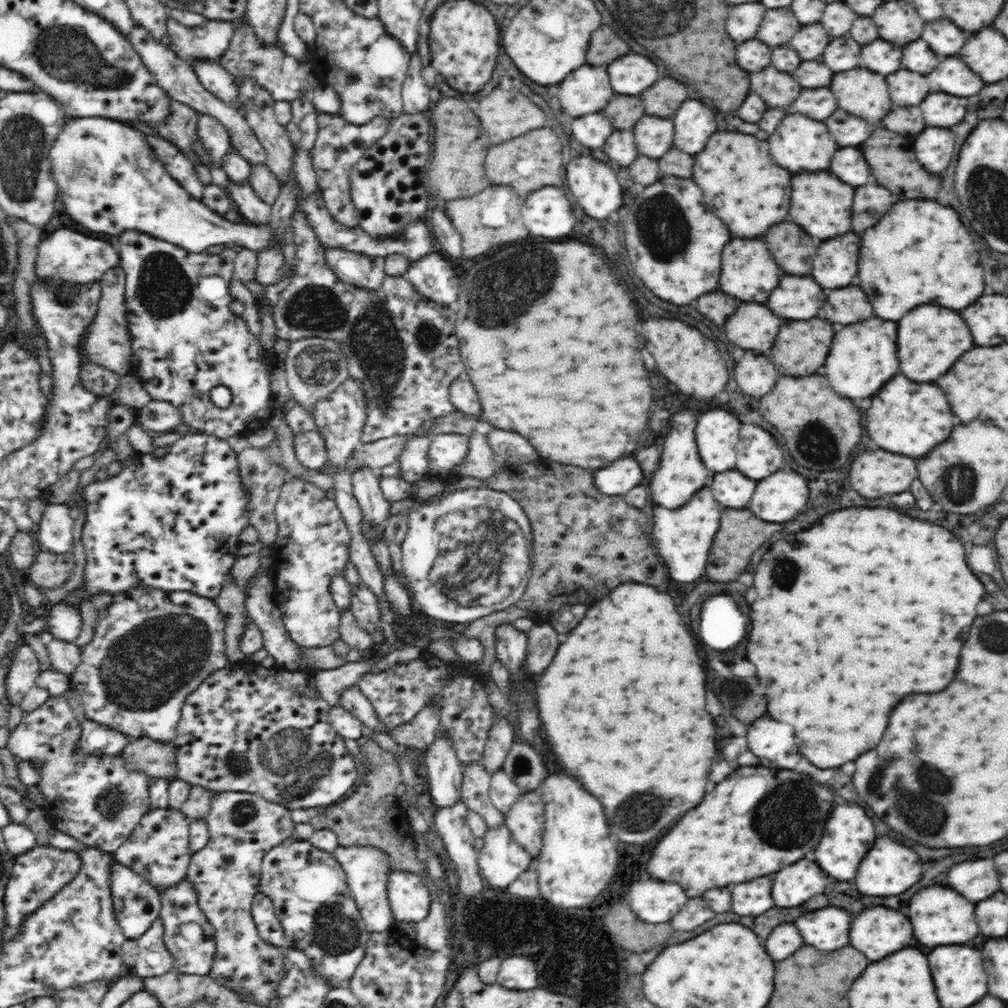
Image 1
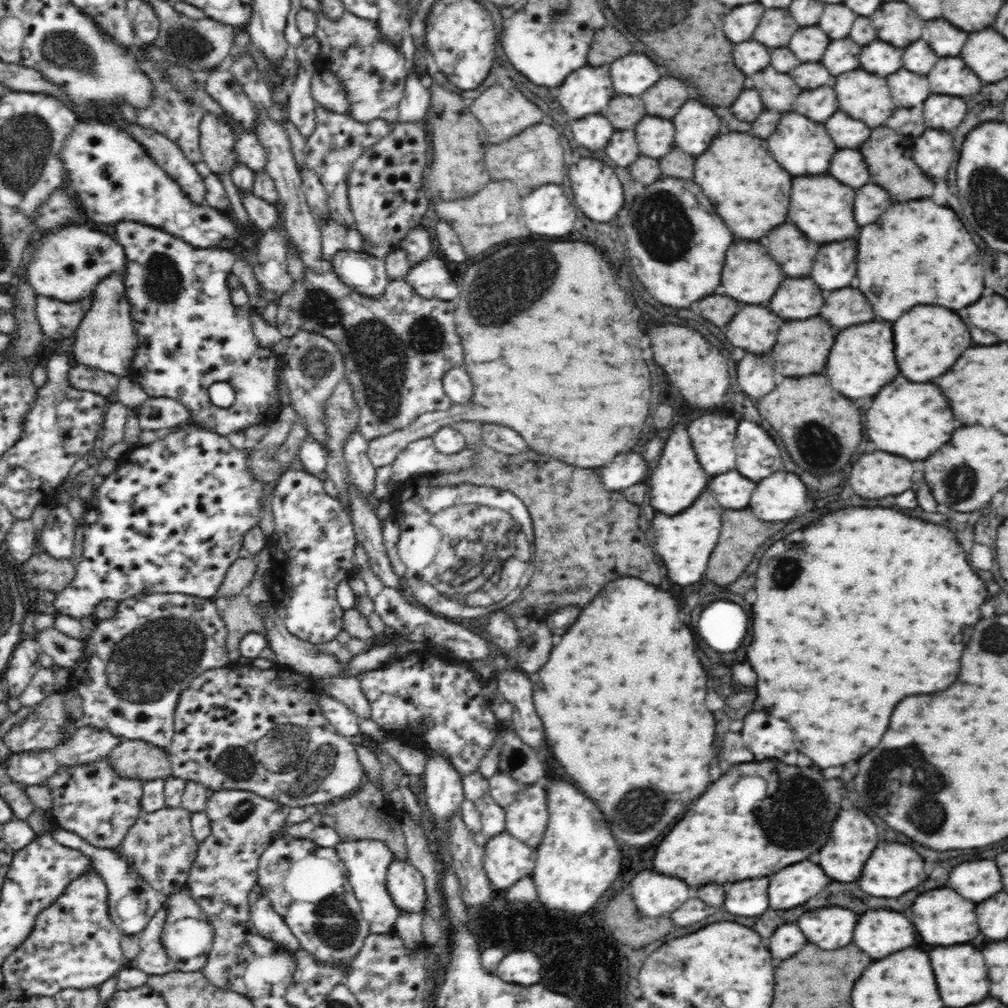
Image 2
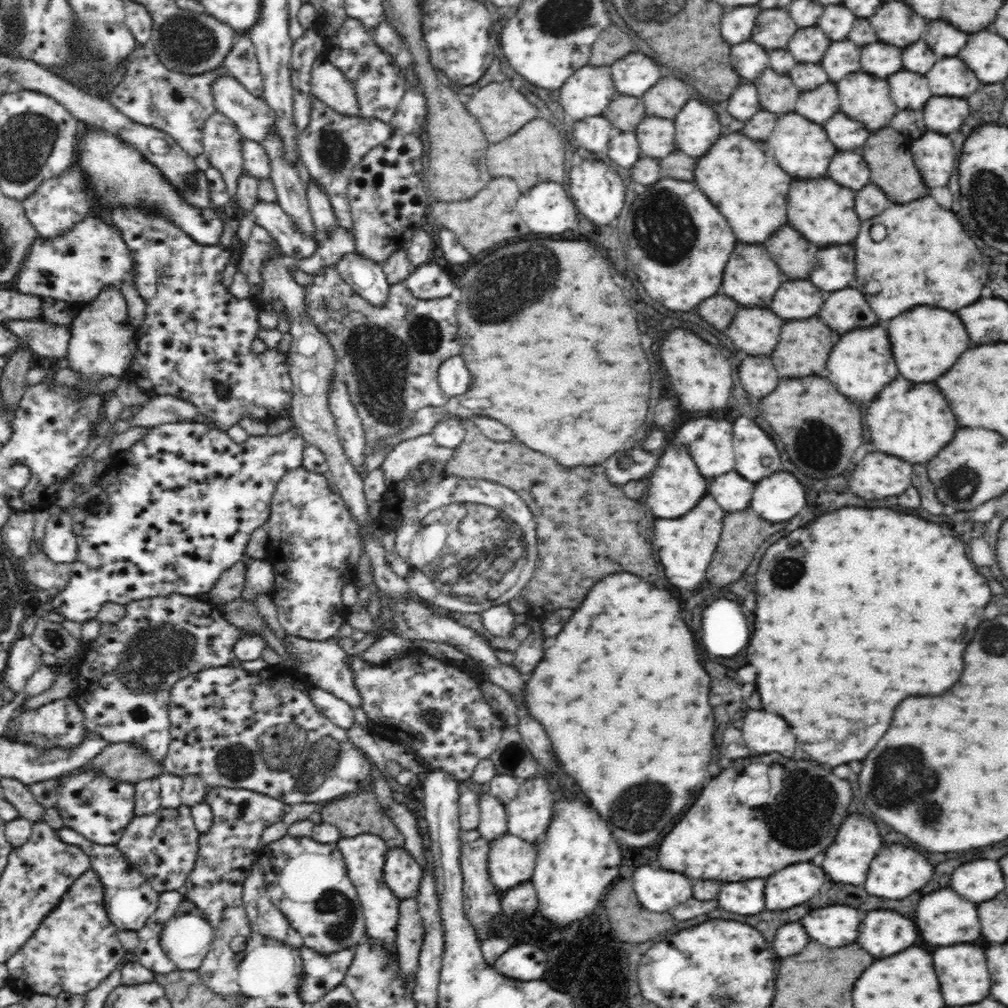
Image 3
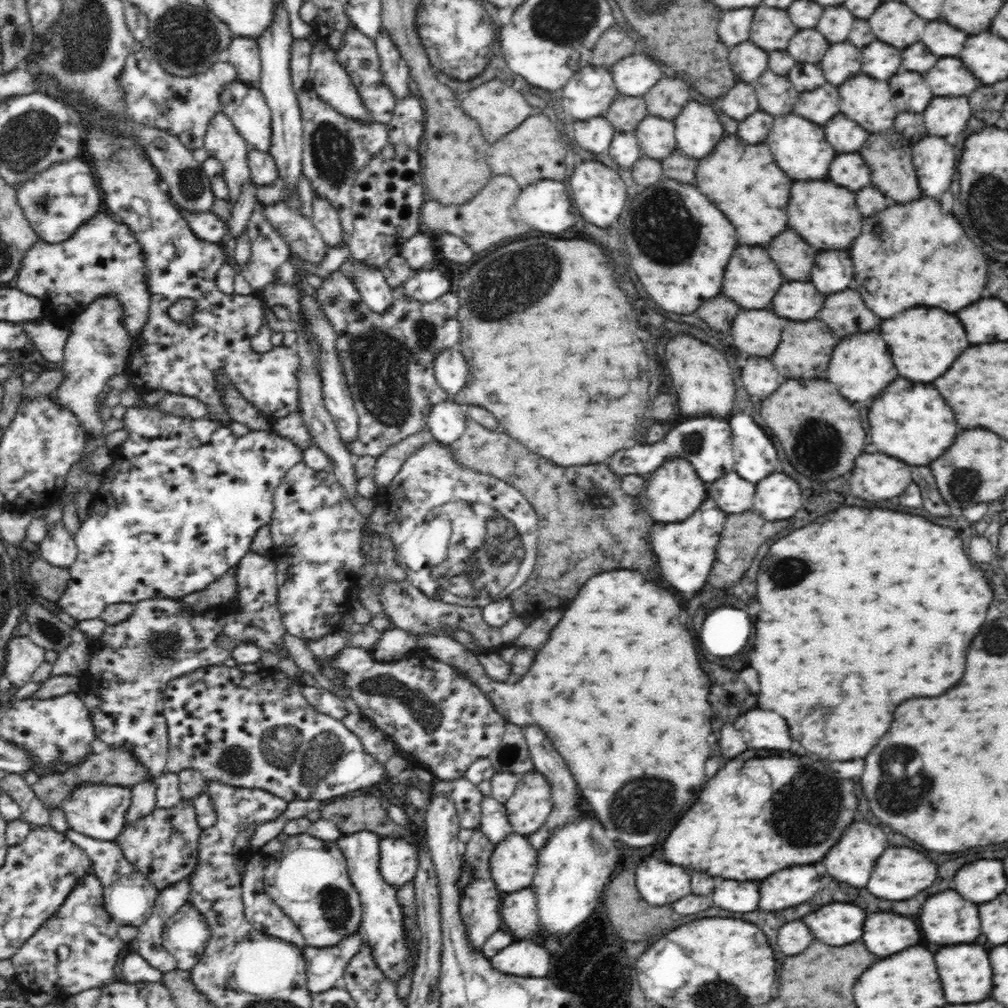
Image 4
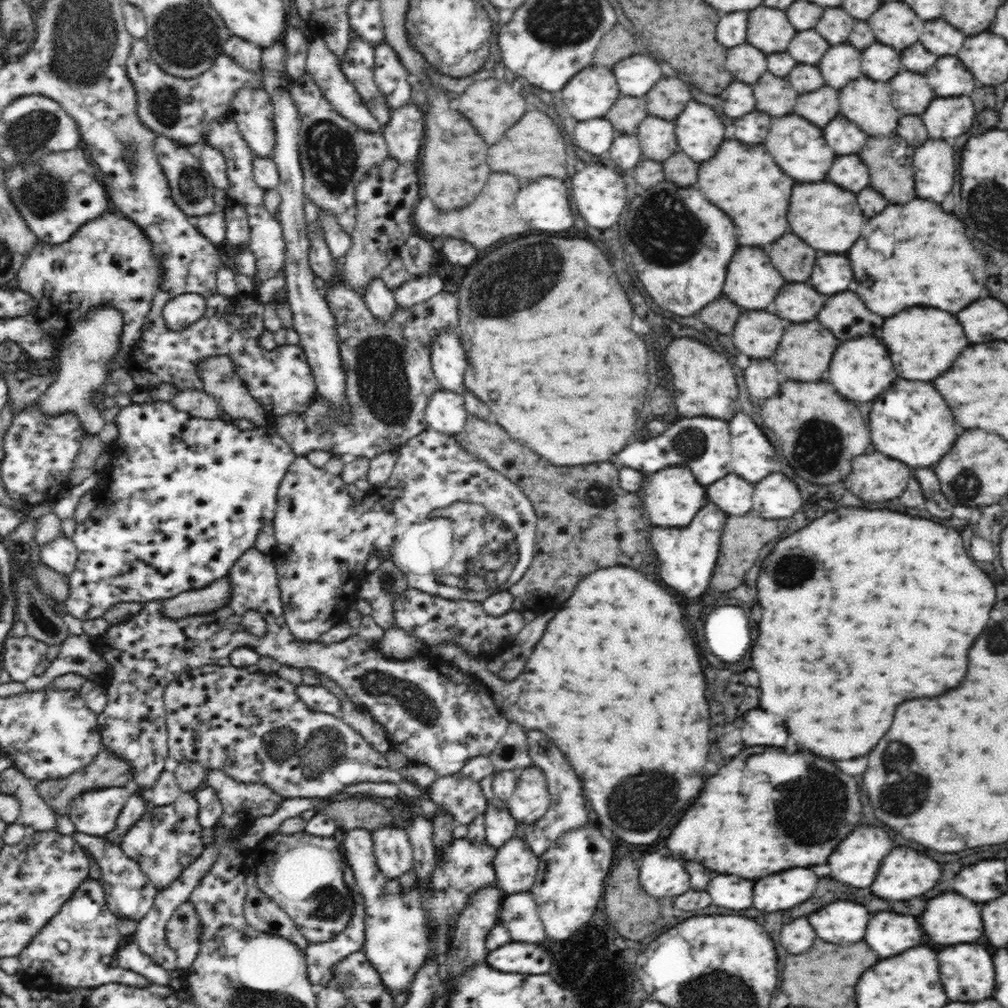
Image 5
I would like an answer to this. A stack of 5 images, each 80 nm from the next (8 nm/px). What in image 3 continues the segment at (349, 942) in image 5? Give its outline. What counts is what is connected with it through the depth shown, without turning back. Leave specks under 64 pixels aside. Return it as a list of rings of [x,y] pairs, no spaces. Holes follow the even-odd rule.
[[[300,947],[303,962],[303,979],[299,984],[301,1001],[310,1006],[335,986],[342,985],[354,955],[354,948],[320,954],[308,947]]]

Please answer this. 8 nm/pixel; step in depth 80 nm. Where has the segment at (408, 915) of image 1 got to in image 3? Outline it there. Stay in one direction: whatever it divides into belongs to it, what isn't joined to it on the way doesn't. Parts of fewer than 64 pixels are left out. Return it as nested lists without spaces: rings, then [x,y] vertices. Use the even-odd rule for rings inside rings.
[[[402,846],[388,849],[384,856],[384,882],[399,898],[415,898],[420,888],[423,868]]]

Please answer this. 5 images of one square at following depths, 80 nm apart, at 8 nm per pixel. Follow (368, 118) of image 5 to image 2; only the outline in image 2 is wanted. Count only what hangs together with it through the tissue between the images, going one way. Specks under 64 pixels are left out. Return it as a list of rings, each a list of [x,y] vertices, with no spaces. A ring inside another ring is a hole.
[[[314,72],[311,93],[318,105],[336,113],[348,115],[349,98],[336,75],[330,72]]]

